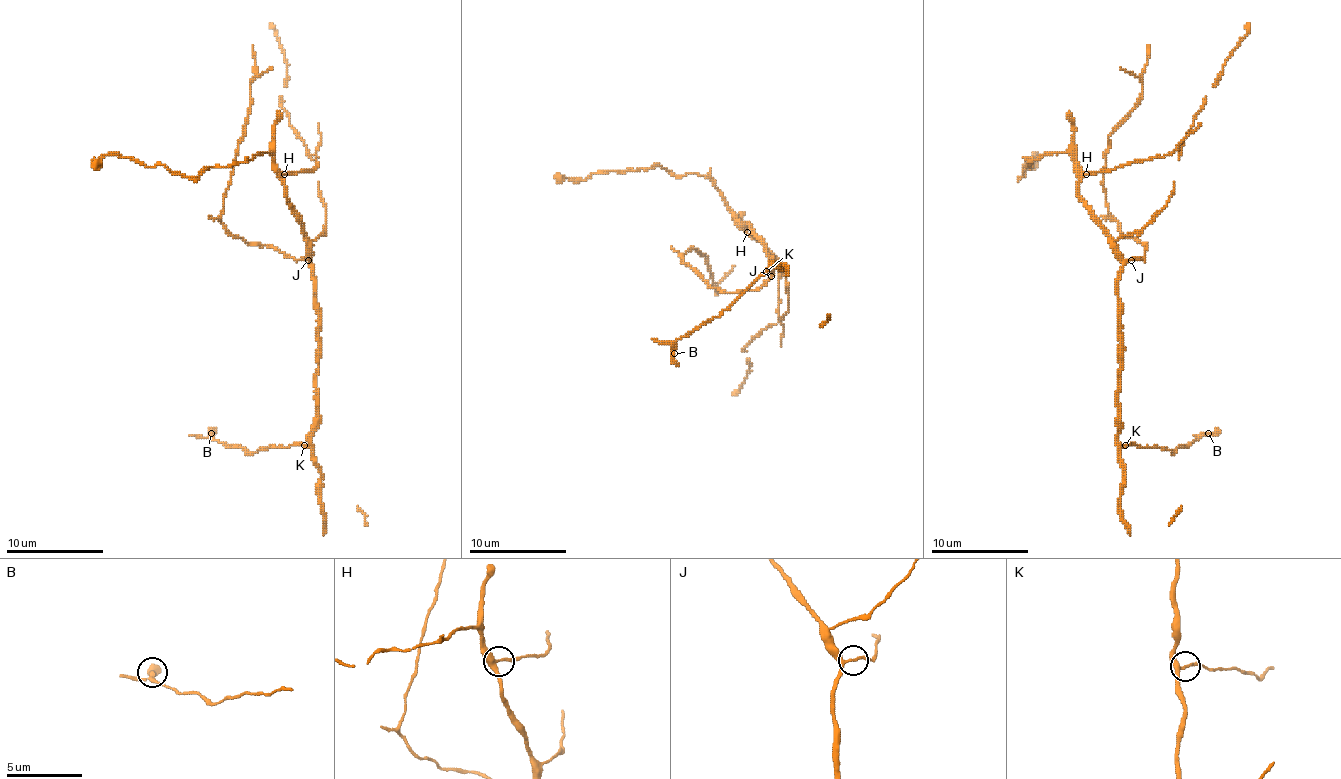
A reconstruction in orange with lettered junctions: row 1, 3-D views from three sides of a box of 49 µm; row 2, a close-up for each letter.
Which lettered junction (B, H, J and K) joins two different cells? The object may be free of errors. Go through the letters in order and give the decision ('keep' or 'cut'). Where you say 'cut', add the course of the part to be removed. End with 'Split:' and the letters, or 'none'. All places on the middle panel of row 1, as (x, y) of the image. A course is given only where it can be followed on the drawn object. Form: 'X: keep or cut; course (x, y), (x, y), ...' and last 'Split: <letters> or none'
B: keep
H: keep
J: keep
K: keep
Split: none

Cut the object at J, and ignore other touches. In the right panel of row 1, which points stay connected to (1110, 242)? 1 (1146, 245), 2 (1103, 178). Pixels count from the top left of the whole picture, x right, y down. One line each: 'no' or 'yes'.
1: no
2: no

